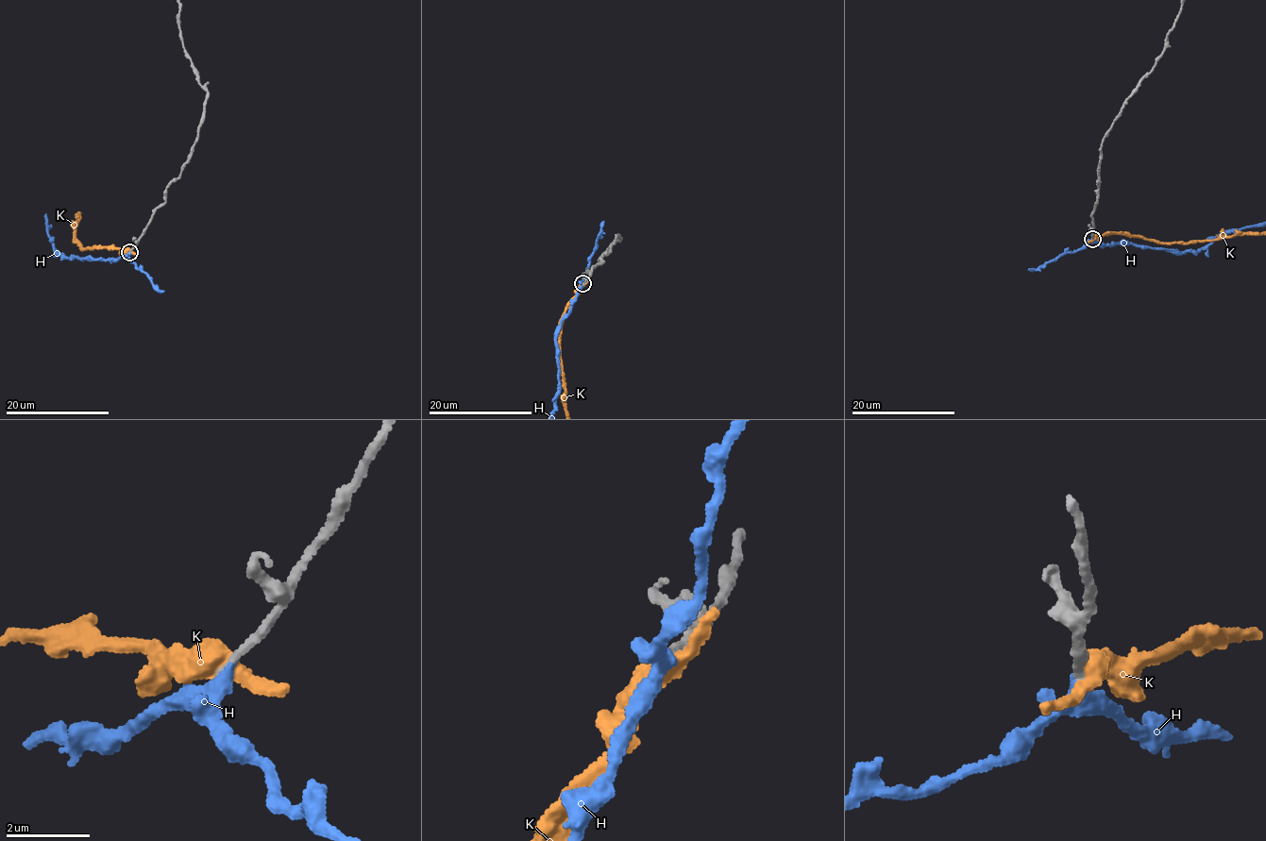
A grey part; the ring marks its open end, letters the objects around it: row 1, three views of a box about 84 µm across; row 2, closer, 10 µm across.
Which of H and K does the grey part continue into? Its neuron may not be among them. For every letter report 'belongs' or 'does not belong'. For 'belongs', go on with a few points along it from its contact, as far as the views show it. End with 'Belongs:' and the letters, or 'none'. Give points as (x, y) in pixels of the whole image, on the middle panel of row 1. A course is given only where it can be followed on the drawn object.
H: belongs
K: does not belong
Belongs: H

